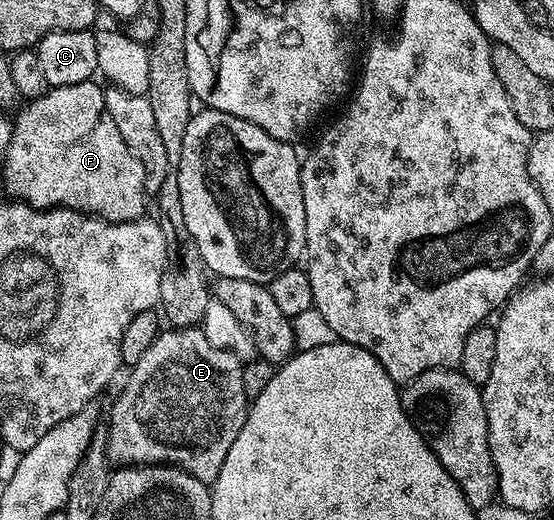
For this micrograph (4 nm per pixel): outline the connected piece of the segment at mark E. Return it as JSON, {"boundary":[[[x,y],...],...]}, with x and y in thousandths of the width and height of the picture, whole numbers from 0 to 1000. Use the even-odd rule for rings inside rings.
{"boundary":[[[343,623],[292,633],[231,717],[233,729],[197,800],[199,890],[303,892],[327,898],[372,931],[390,927],[395,900],[403,900],[403,885],[410,885],[410,869],[417,869],[417,854],[424,854],[424,838],[431,838],[453,779],[439,746],[437,692],[419,675],[390,667],[365,633]]]}

